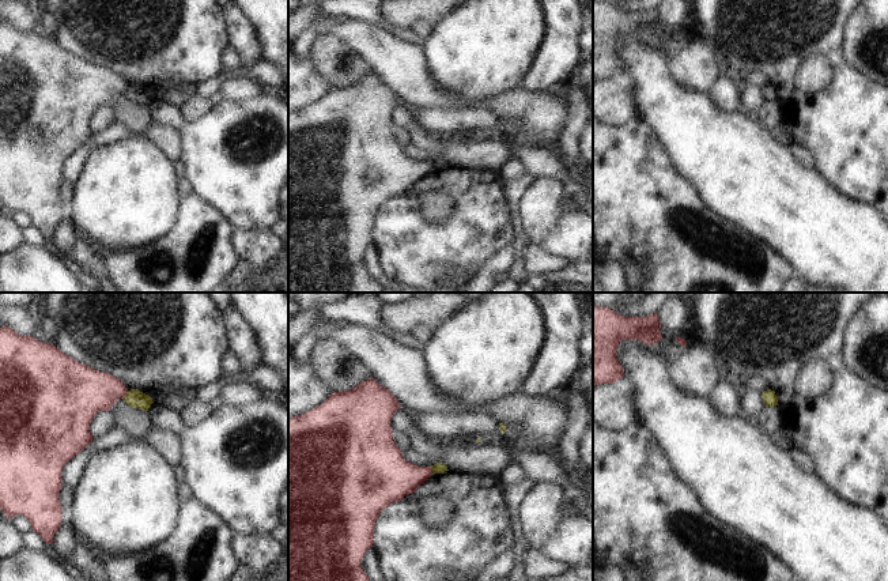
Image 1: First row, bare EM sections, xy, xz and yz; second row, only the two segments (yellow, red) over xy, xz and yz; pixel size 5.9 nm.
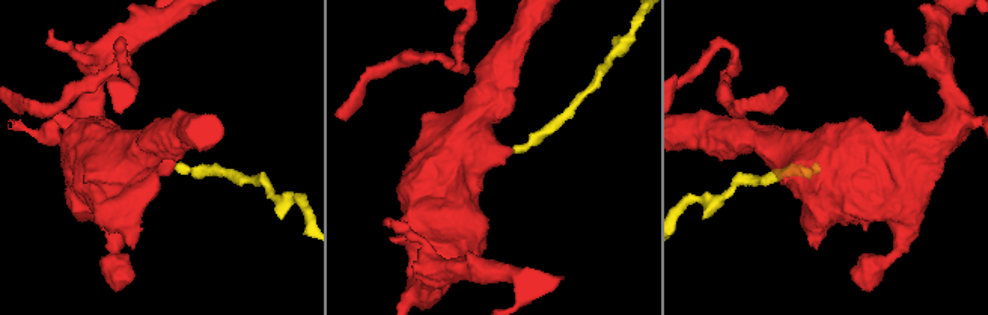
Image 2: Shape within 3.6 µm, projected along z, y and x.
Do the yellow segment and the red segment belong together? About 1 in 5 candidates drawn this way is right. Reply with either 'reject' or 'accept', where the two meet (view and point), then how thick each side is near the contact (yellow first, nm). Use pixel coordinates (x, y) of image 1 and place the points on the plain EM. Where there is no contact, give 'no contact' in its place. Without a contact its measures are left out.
reject; meets yellow in xy at (125, 90); 110 nm thick on the yellow side, 300 nm on the other

